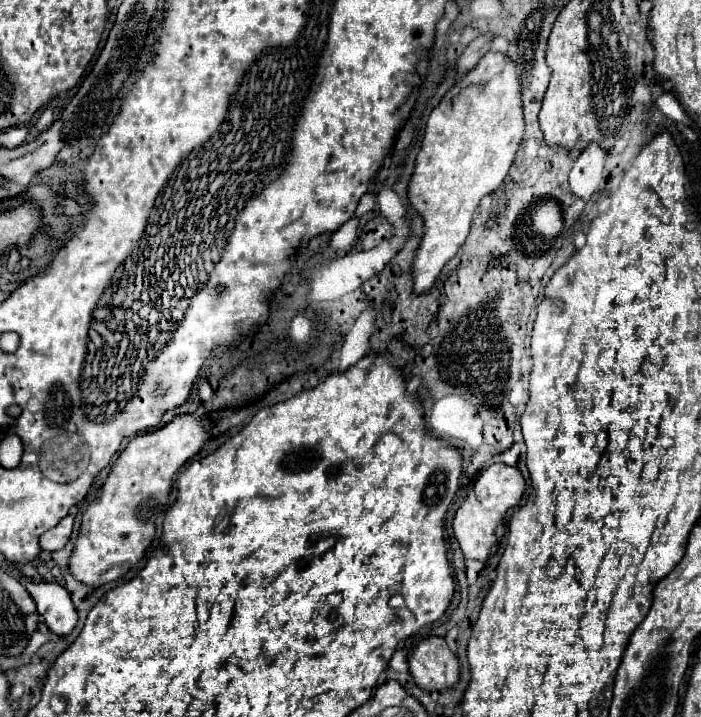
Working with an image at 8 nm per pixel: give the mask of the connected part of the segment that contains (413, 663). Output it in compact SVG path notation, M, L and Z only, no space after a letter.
M426 637L408 657L410 673L418 687L440 691L460 679L460 663L442 637Z

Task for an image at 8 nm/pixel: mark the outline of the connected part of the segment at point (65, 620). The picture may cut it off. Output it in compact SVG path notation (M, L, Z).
M28 583L26 587L50 631L68 635L78 621L70 593L60 583Z

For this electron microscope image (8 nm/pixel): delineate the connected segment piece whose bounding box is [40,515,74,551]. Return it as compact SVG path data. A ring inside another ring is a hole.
M66 515L52 531L46 531L40 537L40 547L46 549L46 551L58 551L58 549L62 549L68 543L70 535L72 535L72 525L74 525L74 517Z

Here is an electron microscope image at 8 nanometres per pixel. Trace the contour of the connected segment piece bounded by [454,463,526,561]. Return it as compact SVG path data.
M492 463L480 471L472 493L464 499L464 503L454 515L454 537L460 543L460 549L466 559L486 561L490 557L490 549L496 543L494 531L498 523L502 523L510 507L518 505L524 491L526 491L526 481L516 467L504 463Z

